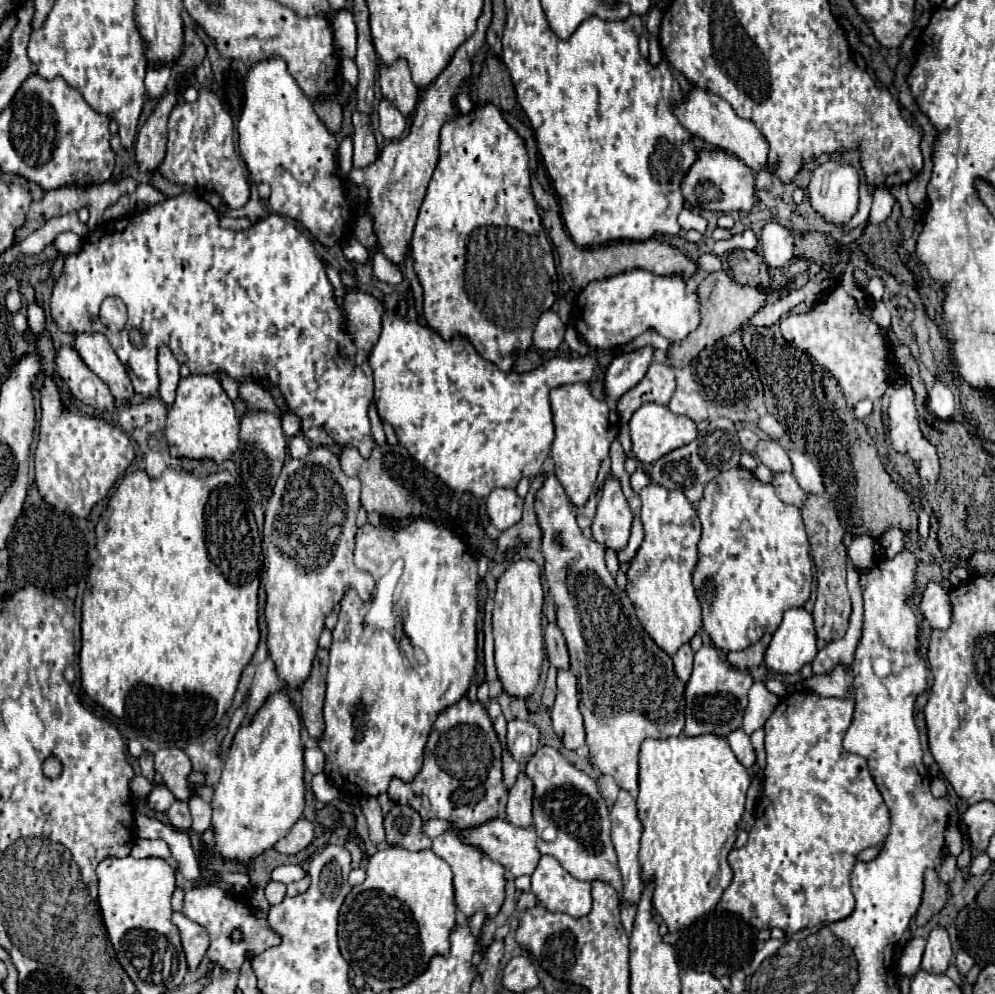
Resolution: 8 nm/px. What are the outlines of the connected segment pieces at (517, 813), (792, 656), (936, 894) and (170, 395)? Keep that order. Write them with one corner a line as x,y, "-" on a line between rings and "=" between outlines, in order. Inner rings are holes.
521,772
515,786
509,790
507,822
515,824
515,826
521,826
521,828
529,828
533,824
531,800
533,800
533,784
=
805,608
787,610
767,646
765,666
779,674
799,672
803,664
813,662
817,654
815,640
813,616
=
927,870
925,872
923,902
921,902
917,916
915,916
917,926
925,926
945,904
947,904
947,886
939,880
935,870
=
167,346
159,348
159,396
167,408
175,402
175,390
179,384
179,362

